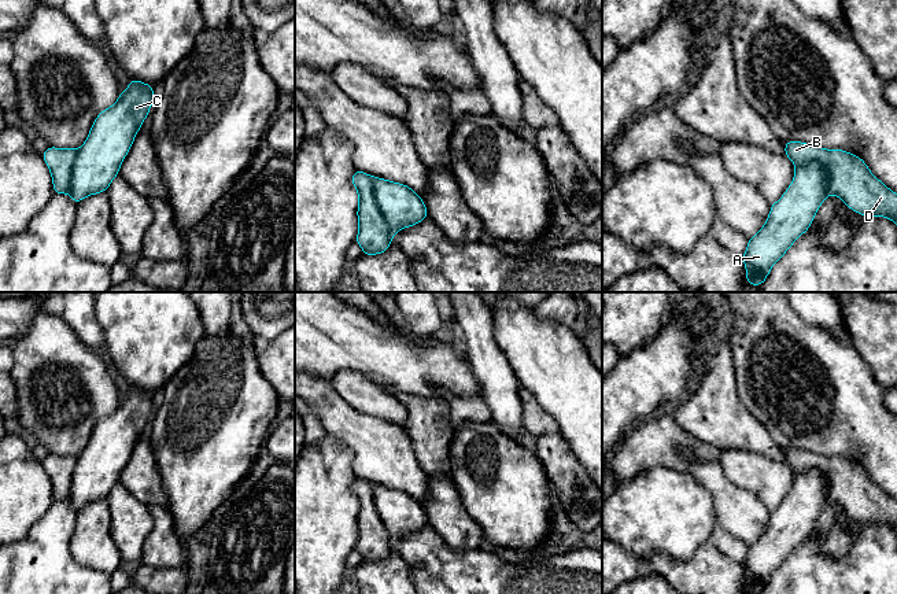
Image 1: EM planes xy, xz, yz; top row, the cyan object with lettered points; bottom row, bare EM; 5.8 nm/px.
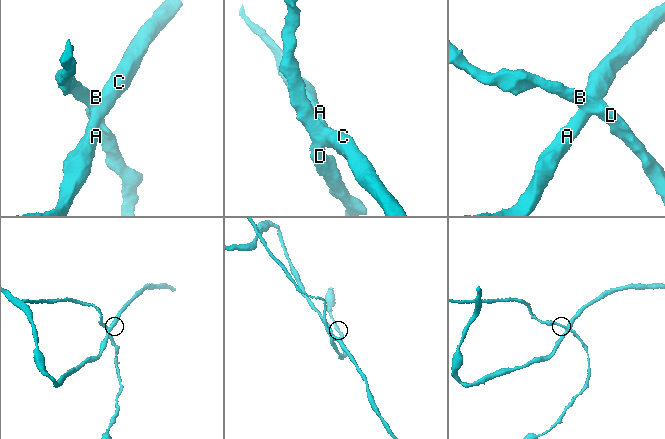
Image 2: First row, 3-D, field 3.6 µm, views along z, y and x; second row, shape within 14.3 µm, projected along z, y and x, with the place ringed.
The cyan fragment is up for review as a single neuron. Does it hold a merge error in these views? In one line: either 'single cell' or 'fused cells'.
fused cells

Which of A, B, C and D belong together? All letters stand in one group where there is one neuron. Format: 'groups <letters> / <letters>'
groups A C / B D

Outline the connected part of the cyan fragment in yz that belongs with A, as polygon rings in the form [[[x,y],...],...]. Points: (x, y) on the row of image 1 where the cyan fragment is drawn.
[[[819,162],[796,169],[790,187],[771,204],[764,226],[748,239],[746,251],[741,258],[749,285],[765,283],[774,263],[811,228],[828,195],[826,170]]]

